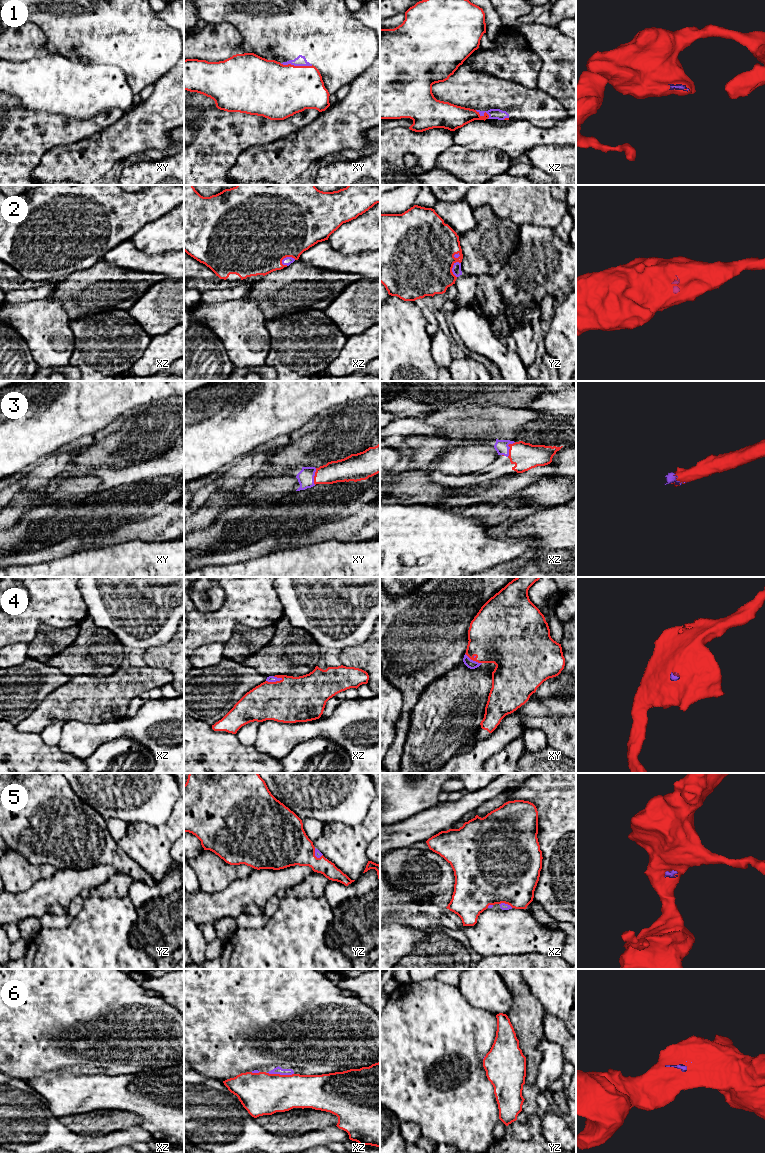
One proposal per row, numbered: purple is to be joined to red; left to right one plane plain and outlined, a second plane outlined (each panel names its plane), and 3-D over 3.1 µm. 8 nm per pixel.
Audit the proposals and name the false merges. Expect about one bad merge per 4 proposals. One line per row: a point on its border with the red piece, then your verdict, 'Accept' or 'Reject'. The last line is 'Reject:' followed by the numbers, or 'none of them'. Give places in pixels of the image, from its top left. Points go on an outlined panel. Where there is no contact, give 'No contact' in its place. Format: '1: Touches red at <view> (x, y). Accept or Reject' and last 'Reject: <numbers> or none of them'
1: Touches red at xy (296, 66). Reject
2: Touches red at xz (287, 256). Accept
3: Touches red at xz (509, 446). Accept
4: Touches red at xz (274, 682). Accept
5: Touches red at xz (506, 903). Accept
6: Touches red at xz (279, 1074). Reject
Reject: 1, 6

